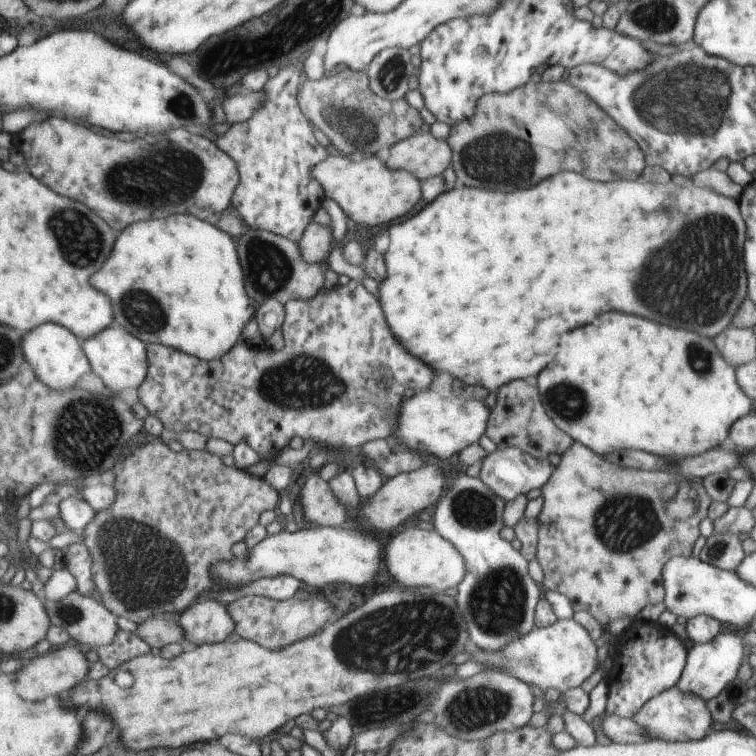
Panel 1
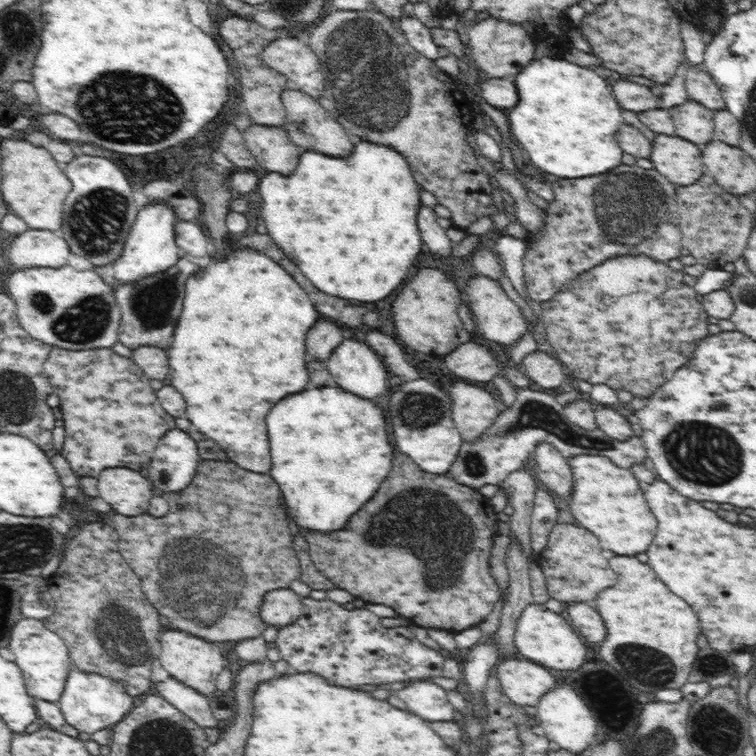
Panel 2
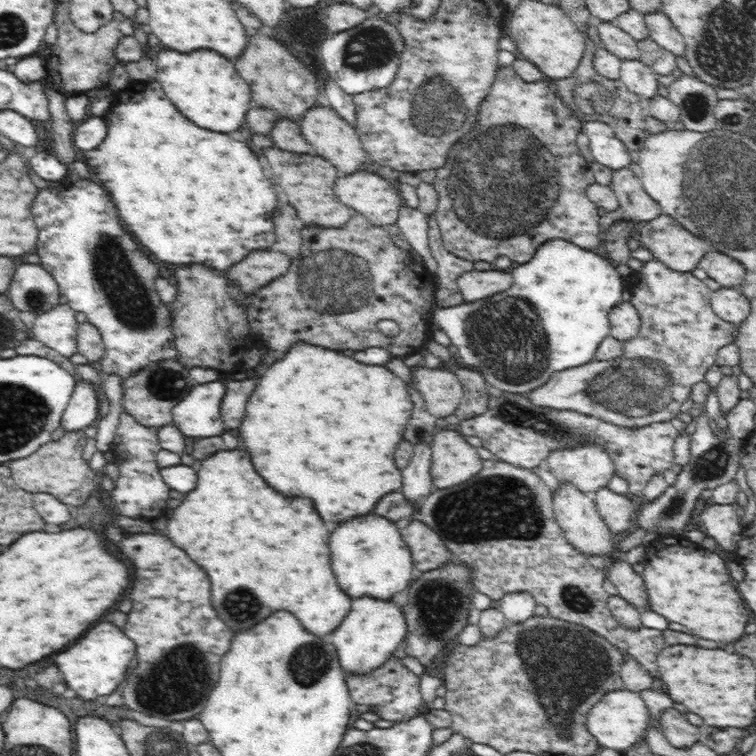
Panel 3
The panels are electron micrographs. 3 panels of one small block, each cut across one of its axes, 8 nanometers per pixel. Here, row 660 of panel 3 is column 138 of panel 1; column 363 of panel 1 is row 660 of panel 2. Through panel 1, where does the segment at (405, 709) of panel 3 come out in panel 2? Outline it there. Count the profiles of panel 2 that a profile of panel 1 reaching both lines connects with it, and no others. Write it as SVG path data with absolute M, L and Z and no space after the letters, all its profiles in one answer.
M310 597L301 599L303 612L294 624L280 628L275 639L281 658L298 674L312 673L323 678L328 684L346 688L369 689L377 685L394 684L408 679L425 680L432 676L442 676L444 656L412 635L408 627L384 628L379 617L366 608L347 610L332 600L314 600Z

